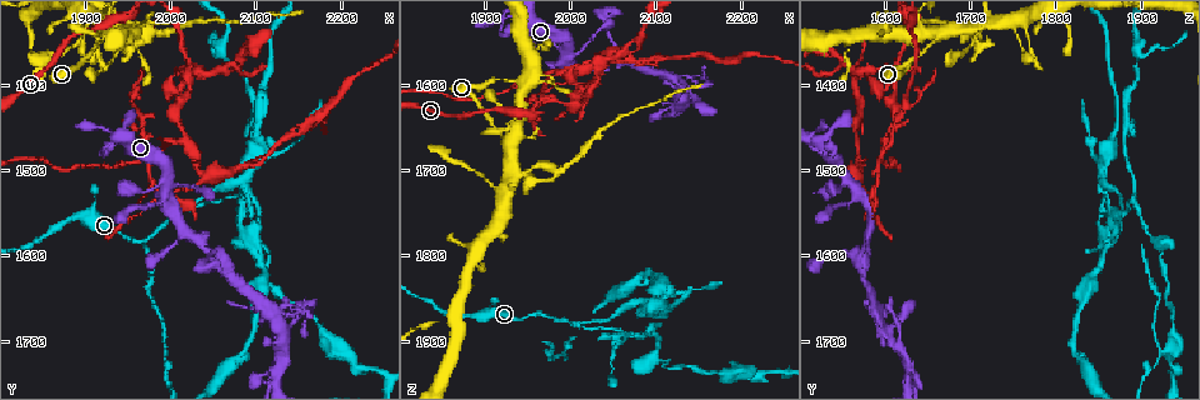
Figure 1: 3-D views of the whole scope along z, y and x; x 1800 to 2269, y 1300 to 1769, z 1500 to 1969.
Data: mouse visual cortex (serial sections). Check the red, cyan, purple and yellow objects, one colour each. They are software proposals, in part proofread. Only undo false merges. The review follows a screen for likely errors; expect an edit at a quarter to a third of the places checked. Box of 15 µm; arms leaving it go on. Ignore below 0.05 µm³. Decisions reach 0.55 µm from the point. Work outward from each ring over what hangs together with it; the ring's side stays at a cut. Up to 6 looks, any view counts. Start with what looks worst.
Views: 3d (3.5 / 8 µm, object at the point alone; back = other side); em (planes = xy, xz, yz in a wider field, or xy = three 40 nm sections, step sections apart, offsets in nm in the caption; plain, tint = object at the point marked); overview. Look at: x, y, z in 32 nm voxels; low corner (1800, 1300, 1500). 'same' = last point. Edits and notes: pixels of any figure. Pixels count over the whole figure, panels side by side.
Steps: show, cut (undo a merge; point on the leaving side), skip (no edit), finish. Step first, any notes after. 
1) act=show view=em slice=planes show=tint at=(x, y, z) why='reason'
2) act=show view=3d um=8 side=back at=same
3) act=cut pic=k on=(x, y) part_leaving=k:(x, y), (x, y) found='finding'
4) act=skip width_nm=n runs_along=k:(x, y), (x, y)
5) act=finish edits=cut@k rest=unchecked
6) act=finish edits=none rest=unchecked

act=show view=3d um=3.5 side=back at=(2125, 1735, 1625) why='four arms meet'

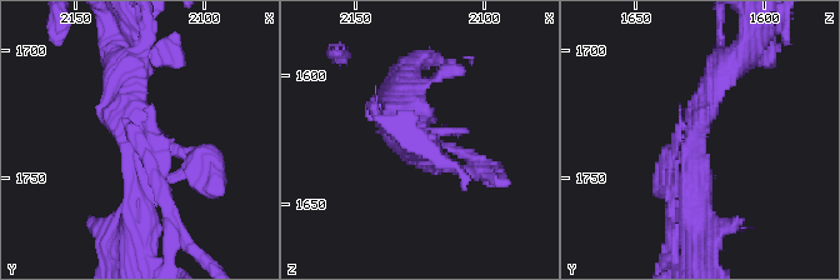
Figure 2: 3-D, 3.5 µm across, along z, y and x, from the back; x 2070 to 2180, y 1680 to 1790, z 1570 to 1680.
act=show view=em slice=xy step=5 show=tint at=(2126, 1734, 1627)

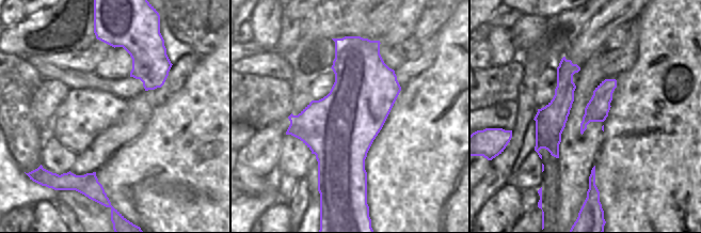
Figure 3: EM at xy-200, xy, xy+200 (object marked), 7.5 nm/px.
act=cut pic=2 on=(470, 163) found='two cells meet here'

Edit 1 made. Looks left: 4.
act=show view=overview why='redraw'

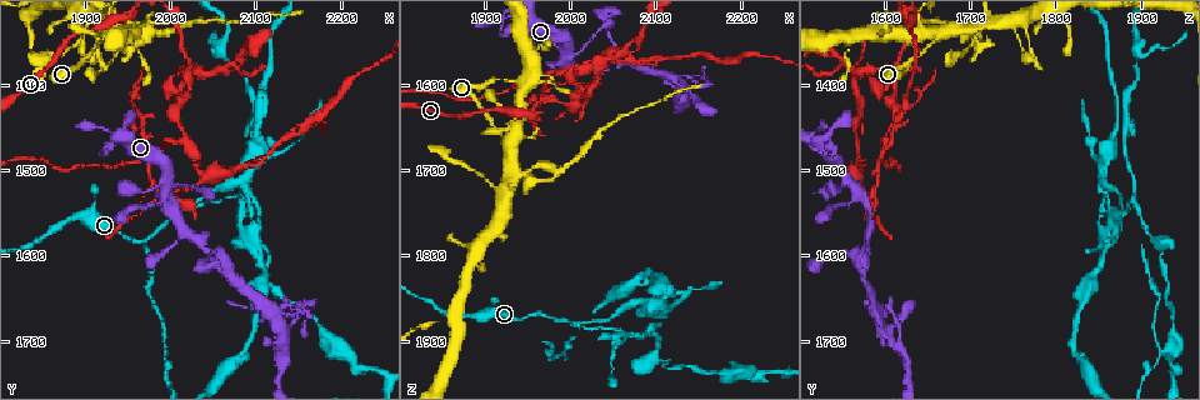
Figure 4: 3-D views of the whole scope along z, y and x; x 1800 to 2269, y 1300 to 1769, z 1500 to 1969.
act=show view=3d um=3.5 at=(1955, 1580, 1870) why='a narrow waist'

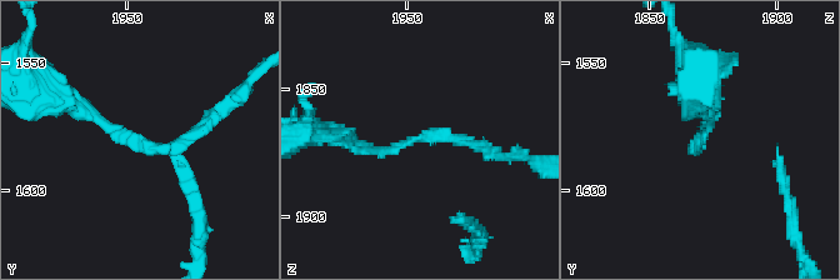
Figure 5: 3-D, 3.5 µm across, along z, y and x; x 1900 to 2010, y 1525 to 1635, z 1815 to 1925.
act=skip arm_widths_nm=150,150 runs_along=5:(71, 104), (148, 146), (179, 146), (209, 120) found='one cell here'

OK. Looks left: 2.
act=finish edits=cut@2 rest=unchecked

